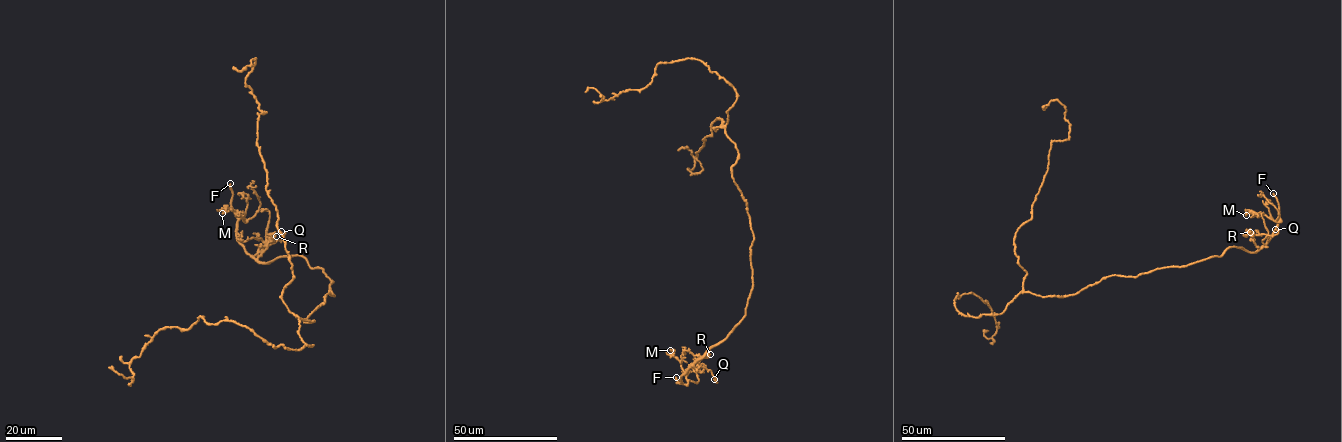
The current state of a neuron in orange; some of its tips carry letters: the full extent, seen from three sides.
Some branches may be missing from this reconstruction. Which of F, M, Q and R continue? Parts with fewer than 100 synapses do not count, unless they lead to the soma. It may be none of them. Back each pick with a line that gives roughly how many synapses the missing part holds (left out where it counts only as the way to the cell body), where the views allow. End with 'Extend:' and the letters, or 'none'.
Extend: F

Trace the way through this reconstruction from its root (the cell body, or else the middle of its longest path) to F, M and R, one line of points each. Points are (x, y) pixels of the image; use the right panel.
F: (1067, 295), (1112, 275), (1136, 277), (1185, 267), (1220, 256), (1231, 247), (1256, 252), (1279, 219), (1273, 193)
M: (1067, 295), (1112, 275), (1185, 267), (1231, 247), (1256, 252), (1280, 219), (1250, 210), (1246, 215)
R: (1067, 295), (1112, 275), (1136, 277), (1185, 267), (1220, 256), (1231, 247), (1255, 252), (1250, 232)

